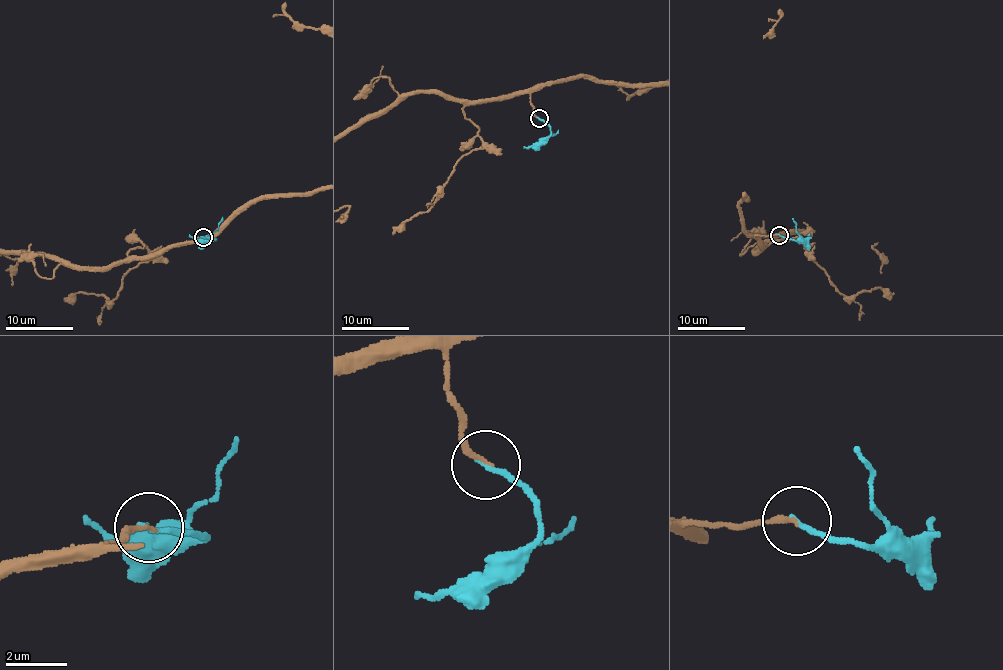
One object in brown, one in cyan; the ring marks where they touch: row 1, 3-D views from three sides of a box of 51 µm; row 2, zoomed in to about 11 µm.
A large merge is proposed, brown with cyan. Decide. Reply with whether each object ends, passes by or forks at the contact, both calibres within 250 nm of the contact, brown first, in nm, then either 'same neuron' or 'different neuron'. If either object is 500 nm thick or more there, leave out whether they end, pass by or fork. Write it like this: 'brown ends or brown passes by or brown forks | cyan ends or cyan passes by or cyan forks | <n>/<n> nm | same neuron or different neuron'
brown ends | cyan ends | 170/160 nm | same neuron

